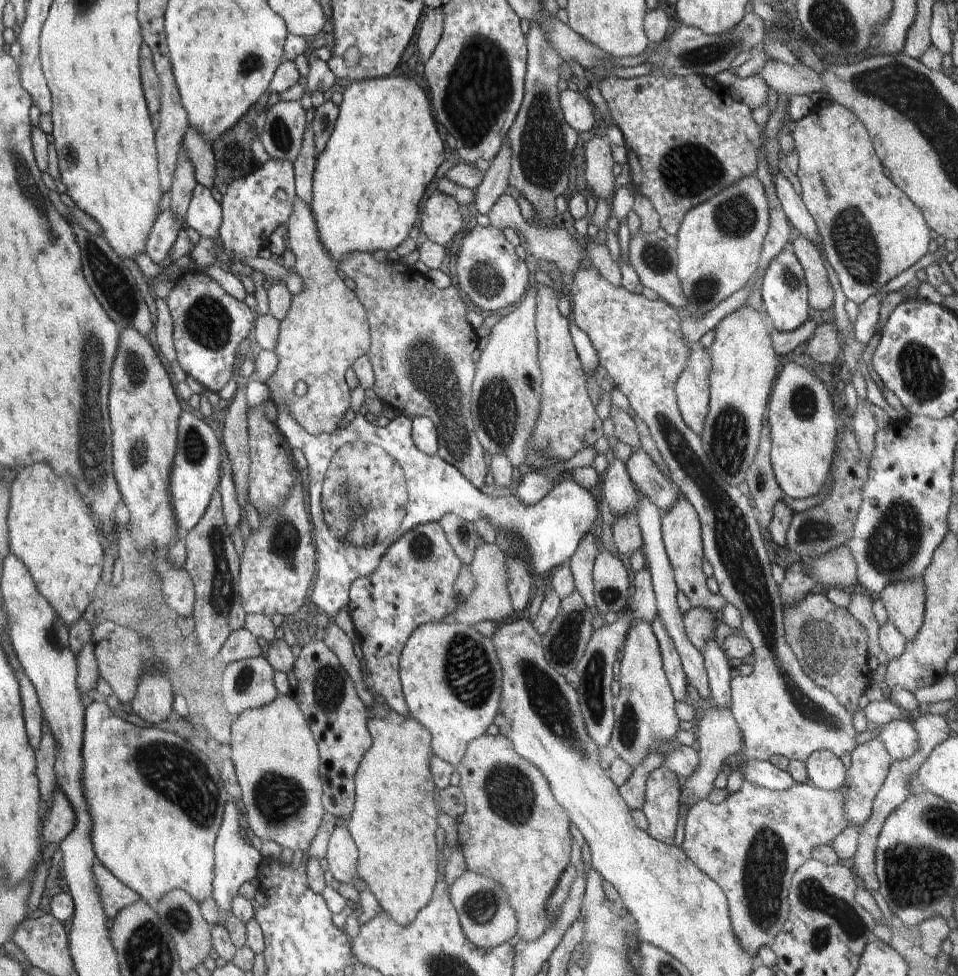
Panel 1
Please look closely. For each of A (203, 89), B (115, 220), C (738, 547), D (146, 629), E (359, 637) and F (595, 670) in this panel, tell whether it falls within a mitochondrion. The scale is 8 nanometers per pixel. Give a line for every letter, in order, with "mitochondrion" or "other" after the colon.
A: other
B: other
C: mitochondrion
D: other
E: other
F: mitochondrion

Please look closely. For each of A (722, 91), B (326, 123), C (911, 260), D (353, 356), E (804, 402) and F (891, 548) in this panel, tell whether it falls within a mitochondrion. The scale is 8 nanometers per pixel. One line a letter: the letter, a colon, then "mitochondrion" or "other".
A: other
B: other
C: other
D: other
E: mitochondrion
F: mitochondrion

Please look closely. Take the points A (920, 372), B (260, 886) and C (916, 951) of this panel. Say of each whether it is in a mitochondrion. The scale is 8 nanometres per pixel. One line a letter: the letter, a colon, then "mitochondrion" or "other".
A: mitochondrion
B: other
C: other

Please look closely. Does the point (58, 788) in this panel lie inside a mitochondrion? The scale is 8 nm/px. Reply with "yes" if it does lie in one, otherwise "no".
no

